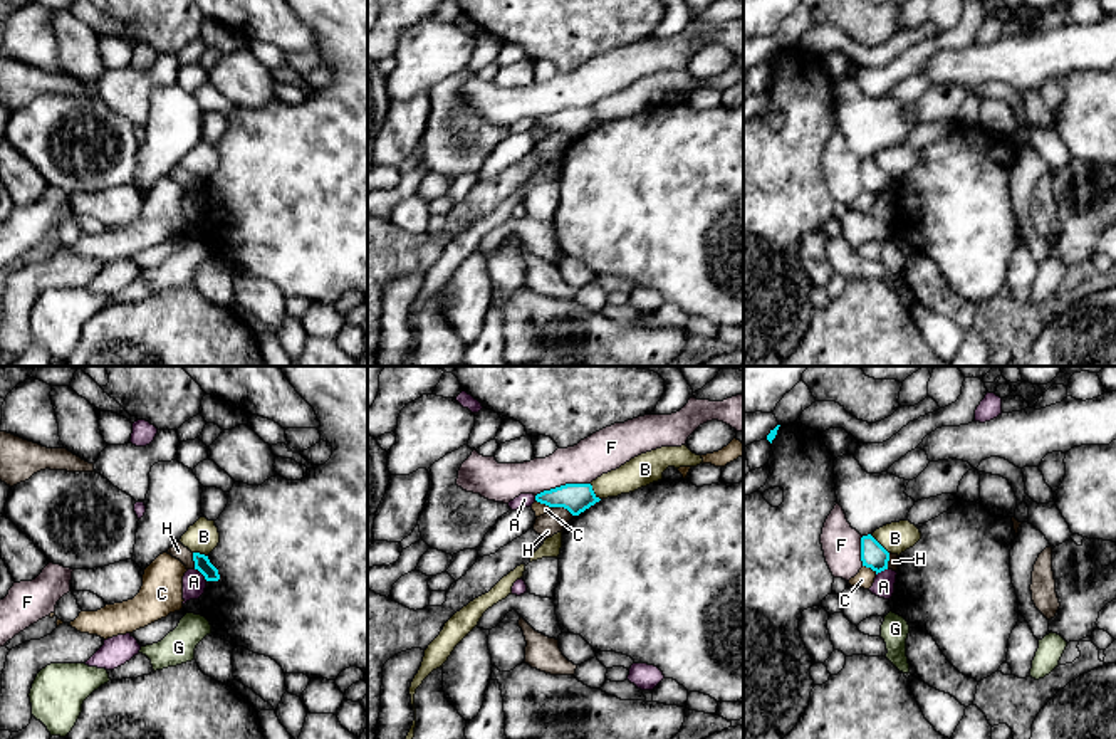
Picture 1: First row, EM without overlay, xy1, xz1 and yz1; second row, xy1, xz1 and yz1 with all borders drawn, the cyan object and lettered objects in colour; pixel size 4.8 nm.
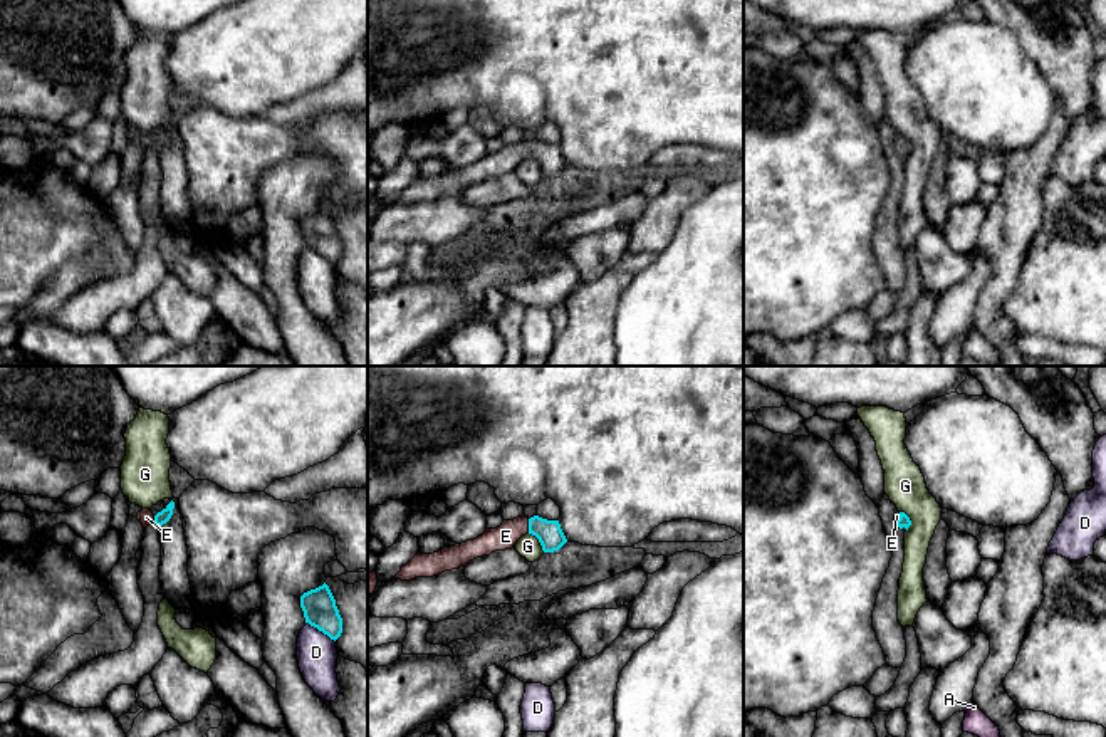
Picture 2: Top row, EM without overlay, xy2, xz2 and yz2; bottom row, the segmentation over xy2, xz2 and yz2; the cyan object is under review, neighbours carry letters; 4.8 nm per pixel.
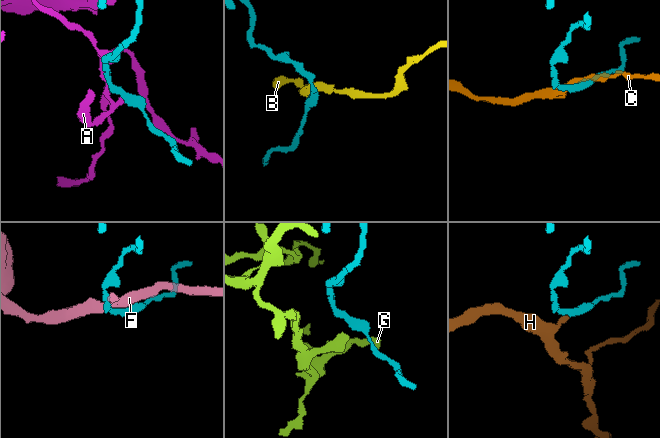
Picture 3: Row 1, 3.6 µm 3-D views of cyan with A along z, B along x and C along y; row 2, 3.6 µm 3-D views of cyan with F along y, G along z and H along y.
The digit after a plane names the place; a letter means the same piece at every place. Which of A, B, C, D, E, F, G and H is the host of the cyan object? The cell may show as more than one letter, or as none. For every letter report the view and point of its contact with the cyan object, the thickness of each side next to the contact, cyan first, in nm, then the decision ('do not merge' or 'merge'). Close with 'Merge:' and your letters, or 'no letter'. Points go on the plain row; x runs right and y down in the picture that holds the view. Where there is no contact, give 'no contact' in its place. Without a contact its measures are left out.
A: xy1 (202, 197) | 80/110 nm | do not merge
B: yz1 (880, 168) | 120/150 nm | do not merge
C: xz1 (544, 126) | 140/60 nm | do not merge
D: xy2 (321, 254) | 160/190 nm | do not merge
E: xz2 (529, 150) | 120/120 nm | merge
F: xz1 (563, 110) | 140/200 nm | do not merge
G: yz2 (910, 145) | 60/190 nm | do not merge
H: xz1 (564, 131) | 140/110 nm | do not merge
Merge: E

